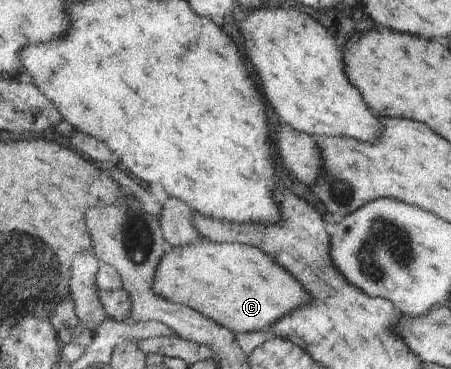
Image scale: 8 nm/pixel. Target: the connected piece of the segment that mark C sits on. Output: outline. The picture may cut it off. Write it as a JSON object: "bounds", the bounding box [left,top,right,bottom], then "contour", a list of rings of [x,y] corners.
{"bounds":[152,242,312,333],"contour":[[[191,242],[187,245],[171,248],[164,253],[152,285],[153,291],[176,304],[183,304],[205,314],[219,325],[238,333],[266,331],[277,320],[289,312],[312,304],[312,294],[297,281],[282,265],[279,265],[269,254],[263,253],[252,245],[239,242]]]}

